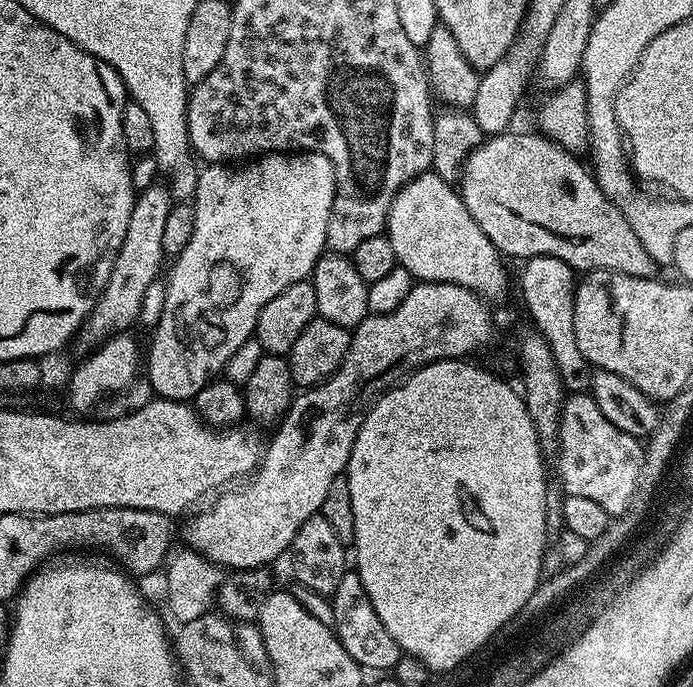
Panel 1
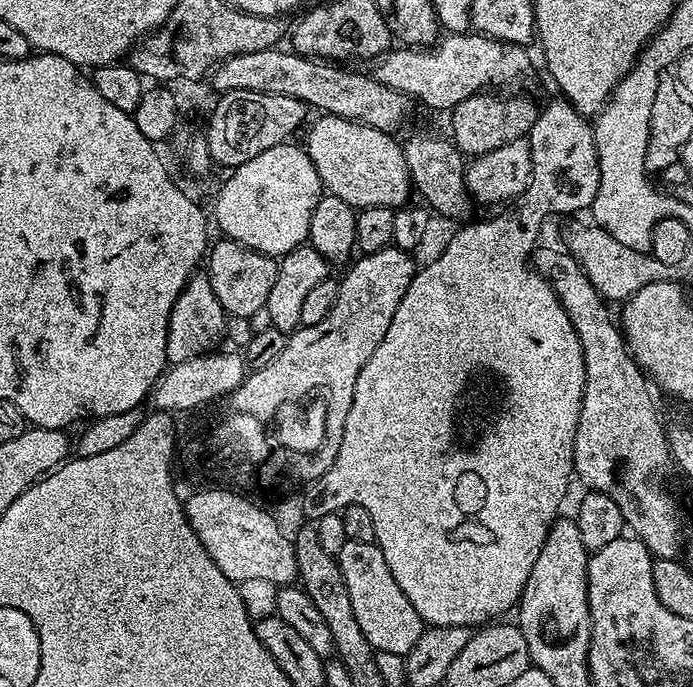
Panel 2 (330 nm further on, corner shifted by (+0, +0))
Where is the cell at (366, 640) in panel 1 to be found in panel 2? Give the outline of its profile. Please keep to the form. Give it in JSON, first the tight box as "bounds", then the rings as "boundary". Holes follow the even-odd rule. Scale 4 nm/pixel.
{"bounds":[338,539,426,656],"boundary":[[[349,539],[346,546],[342,546],[338,559],[346,591],[354,605],[354,618],[358,618],[362,634],[366,634],[366,642],[370,642],[370,646],[376,651],[407,656],[410,650],[414,650],[418,638],[422,637],[426,625],[418,610],[410,606],[410,598],[402,594],[402,586],[394,582],[394,574],[390,574],[390,566],[386,566],[382,550],[376,543],[354,542]]]}

